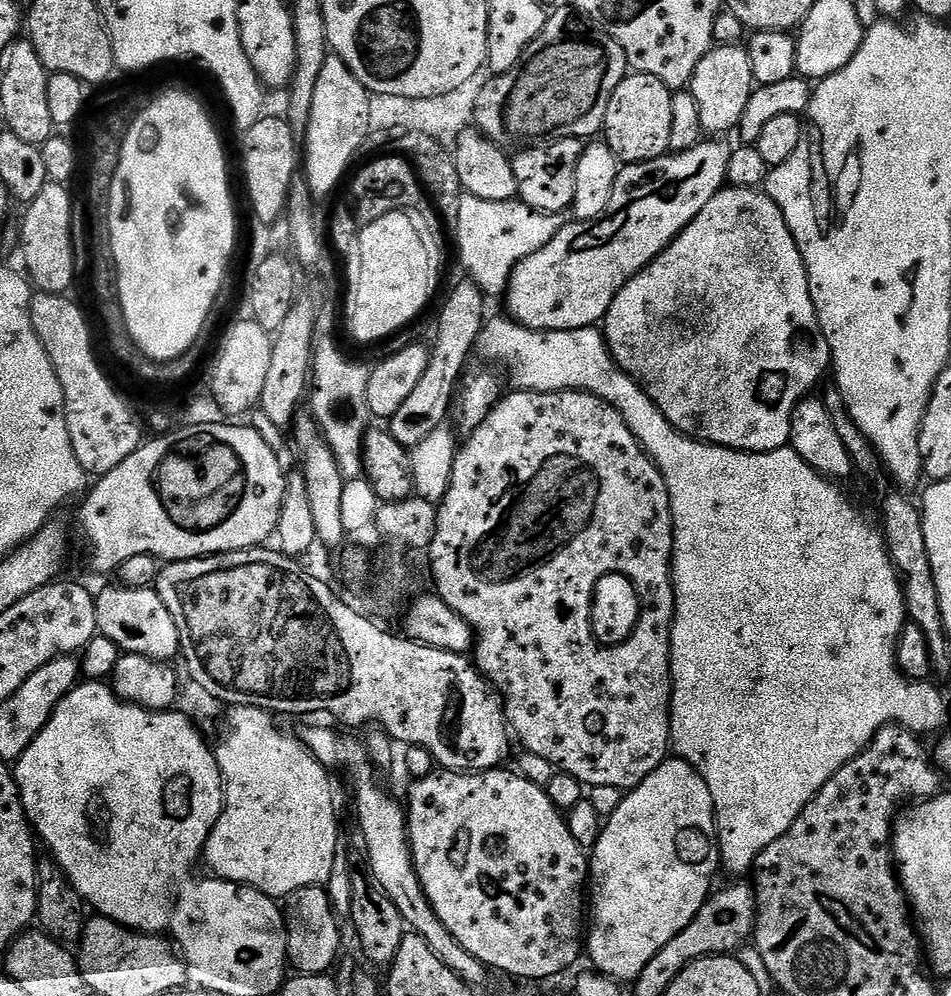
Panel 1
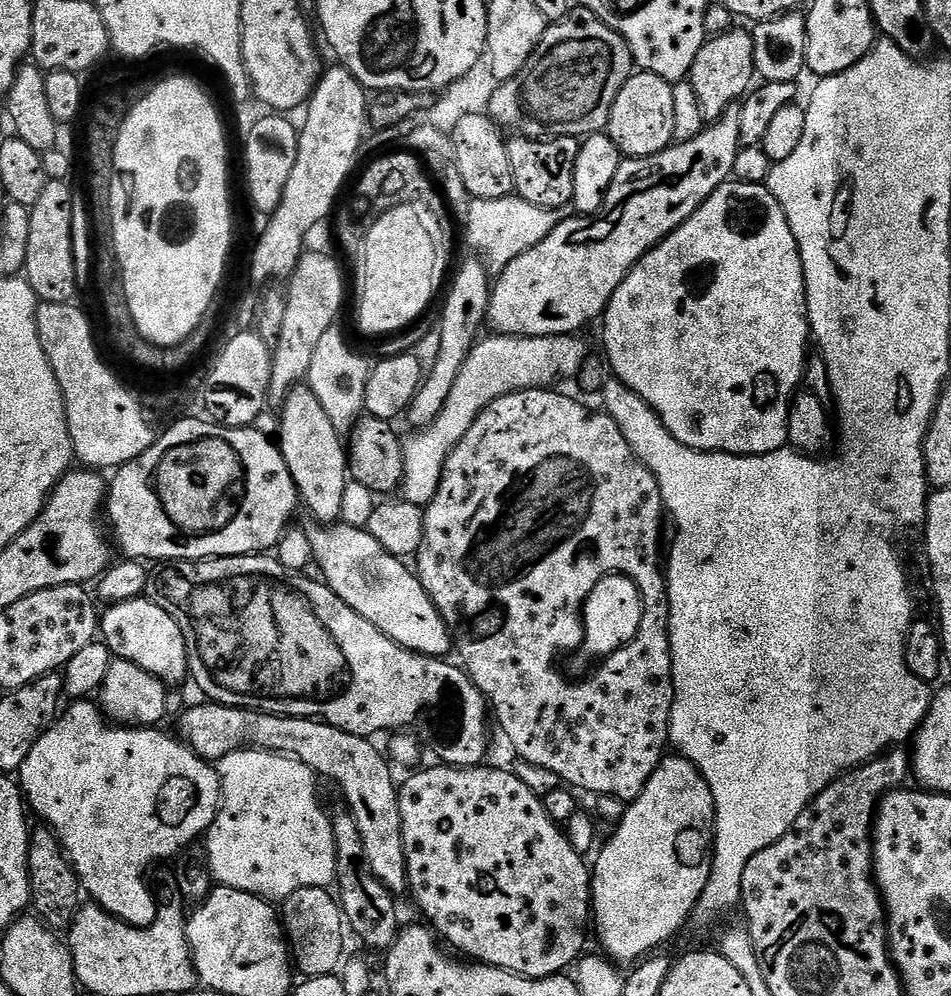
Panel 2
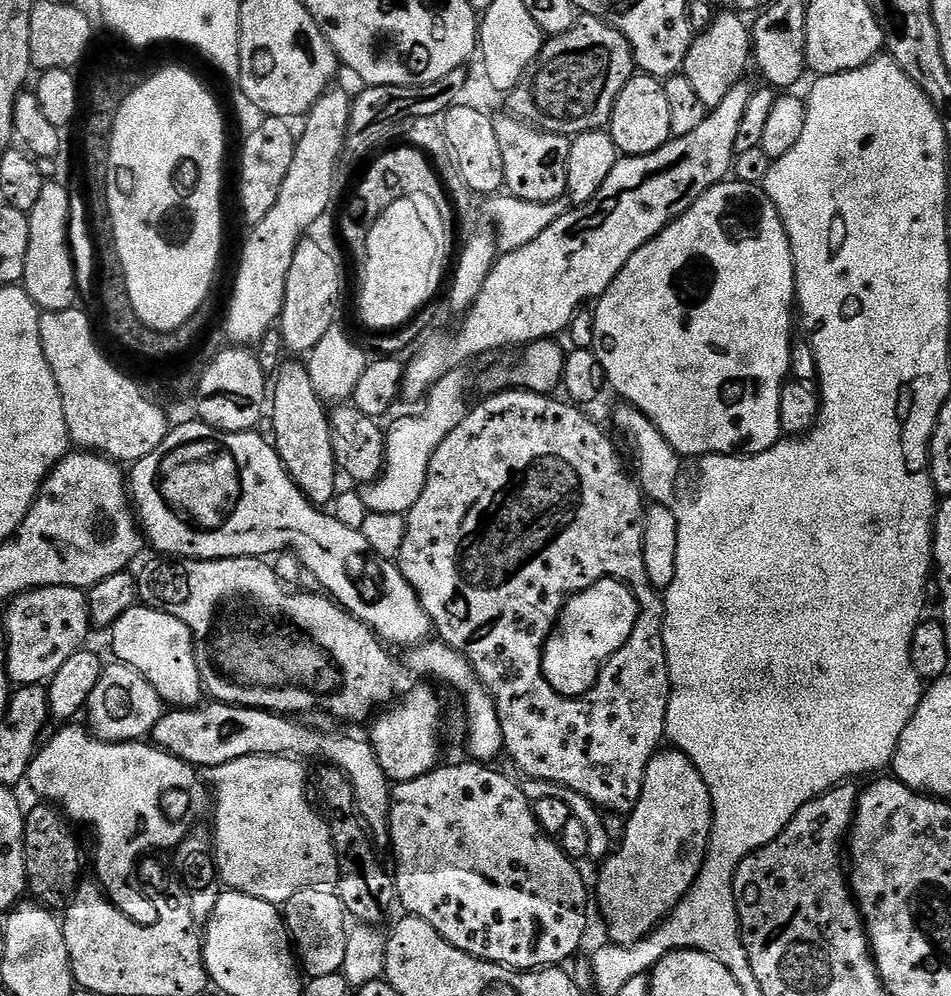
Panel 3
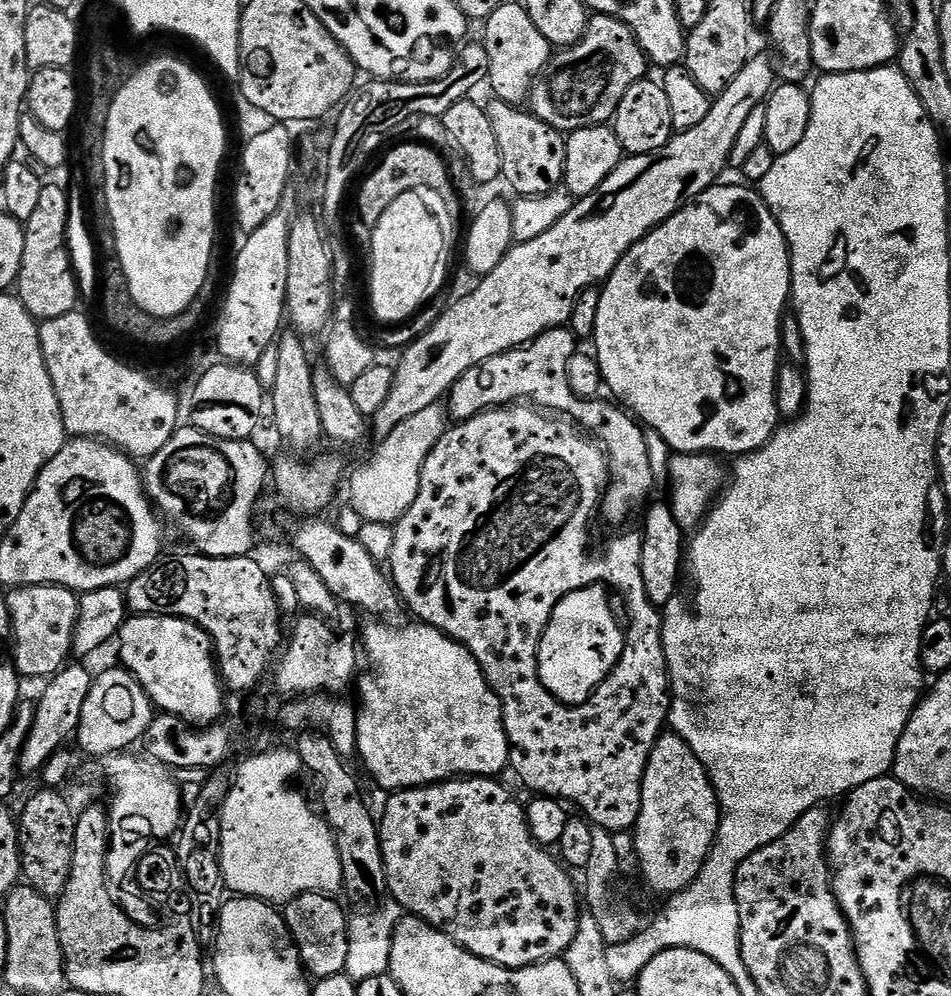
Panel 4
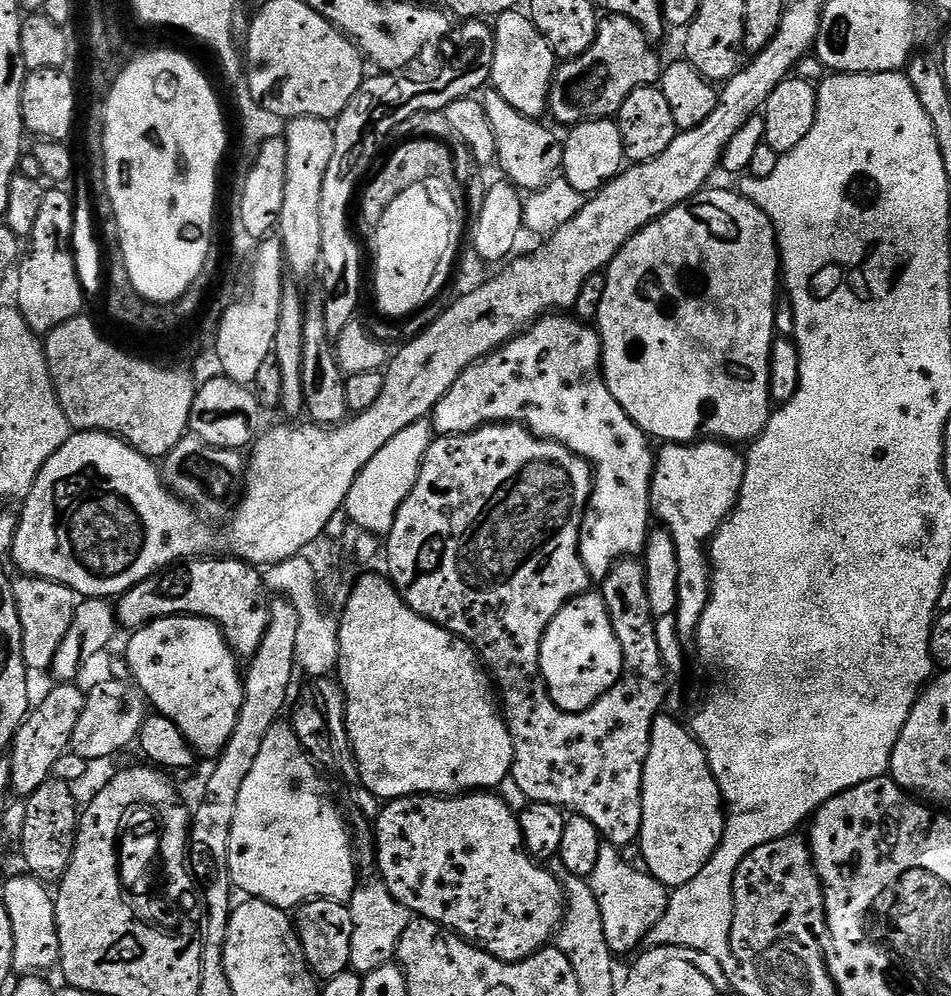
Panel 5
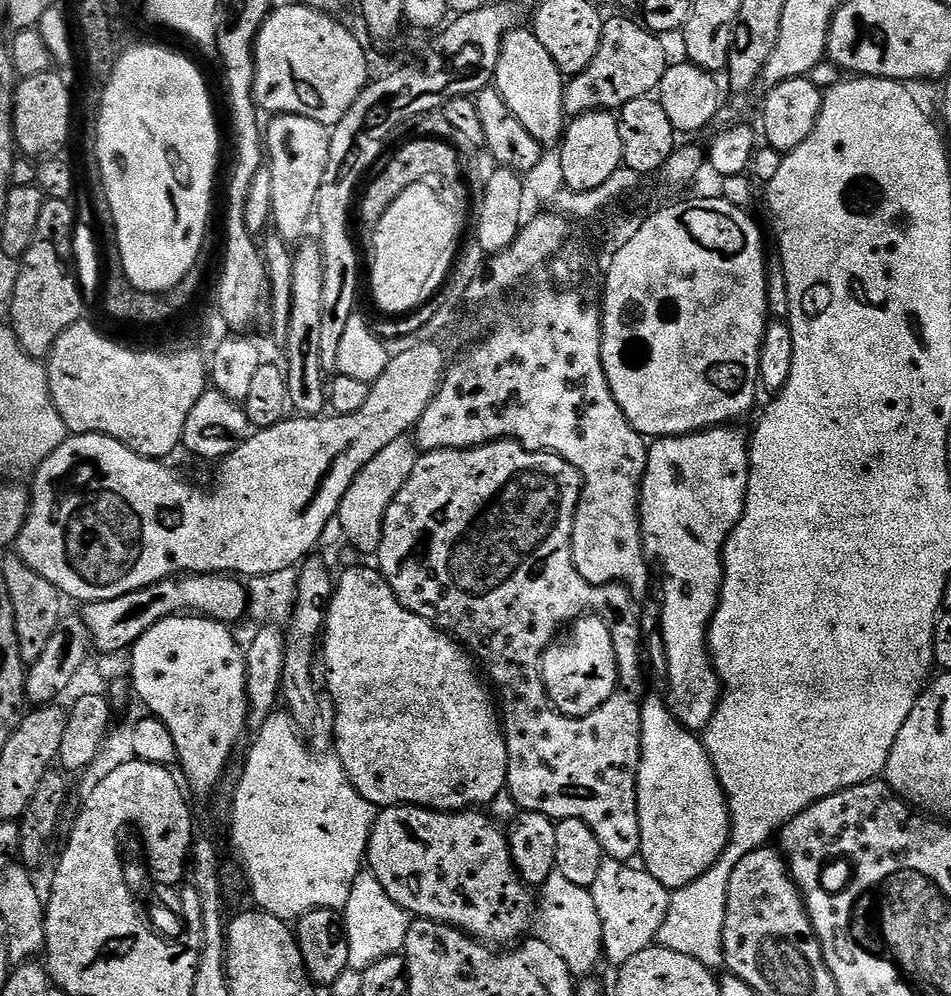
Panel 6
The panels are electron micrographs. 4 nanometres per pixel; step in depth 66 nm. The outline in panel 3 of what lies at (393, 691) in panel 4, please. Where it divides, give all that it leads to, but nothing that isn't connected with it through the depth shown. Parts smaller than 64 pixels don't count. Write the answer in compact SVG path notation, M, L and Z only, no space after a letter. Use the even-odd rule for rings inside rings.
M425 642L413 647L406 659L406 664L413 673L420 676L433 676L444 684L453 684L464 695L464 712L468 715L468 748L472 751L471 759L476 762L492 762L496 755L504 752L504 735L502 726L498 722L498 710L496 699L491 696L480 679L476 677L476 671L472 669L472 663L463 654L443 642ZM415 688L403 693L399 702L381 711L370 724L372 749L392 782L422 778L422 774L431 772L439 761L436 759L440 756L440 736L436 727L440 724L440 700L428 688Z

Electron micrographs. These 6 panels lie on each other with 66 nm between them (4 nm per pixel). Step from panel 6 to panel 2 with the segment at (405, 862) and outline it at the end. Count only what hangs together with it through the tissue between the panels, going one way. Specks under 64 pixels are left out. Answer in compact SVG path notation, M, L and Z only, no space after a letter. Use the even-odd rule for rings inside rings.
M477 766L475 768L439 767L421 767L416 770L421 770L421 772L414 773L405 784L403 781L398 788L402 842L404 843L406 870L408 871L408 892L410 896L416 899L421 914L425 916L423 919L441 937L444 935L458 951L465 952L468 955L465 957L469 961L489 964L491 968L505 968L507 972L515 972L518 976L529 976L532 980L558 976L565 970L571 969L585 951L584 931L587 928L589 931L590 928L592 874L585 857L578 855L574 846L570 846L565 829L559 824L555 824L550 818L550 814L546 814L543 799L536 795L534 790L530 790L523 782L520 782L511 770L503 772L500 768L488 768L489 766Z

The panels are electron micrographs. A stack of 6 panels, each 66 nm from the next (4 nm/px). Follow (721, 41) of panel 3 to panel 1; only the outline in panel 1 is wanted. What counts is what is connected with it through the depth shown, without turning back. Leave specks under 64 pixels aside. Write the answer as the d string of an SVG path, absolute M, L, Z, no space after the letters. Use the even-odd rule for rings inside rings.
M725 44L710 49L706 58L698 62L690 85L694 102L698 102L701 133L712 138L724 138L727 132L735 133L740 127L740 120L746 114L746 106L756 87L754 70L750 70L747 47Z

